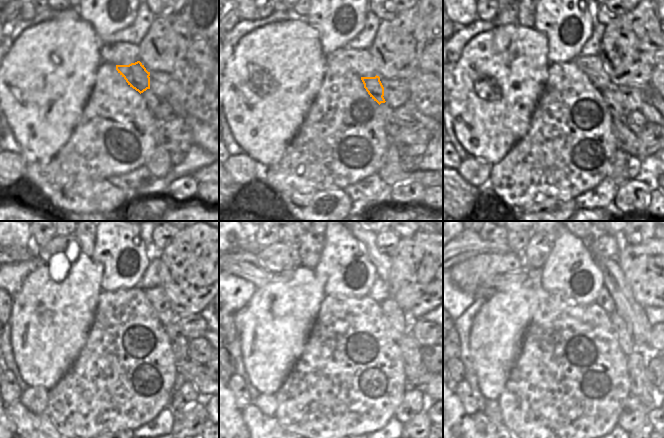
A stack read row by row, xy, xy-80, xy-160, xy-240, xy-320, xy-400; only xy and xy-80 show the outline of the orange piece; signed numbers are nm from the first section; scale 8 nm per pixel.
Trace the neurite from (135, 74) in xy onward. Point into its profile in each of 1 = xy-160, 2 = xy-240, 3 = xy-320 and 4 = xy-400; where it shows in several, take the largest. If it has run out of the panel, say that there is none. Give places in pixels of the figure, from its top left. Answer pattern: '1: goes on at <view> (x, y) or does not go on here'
1: goes on at xy-160 (611, 98)
2: goes on at xy-240 (178, 341)
3: goes on at xy-320 (409, 348)
4: goes on at xy-400 (640, 386)

